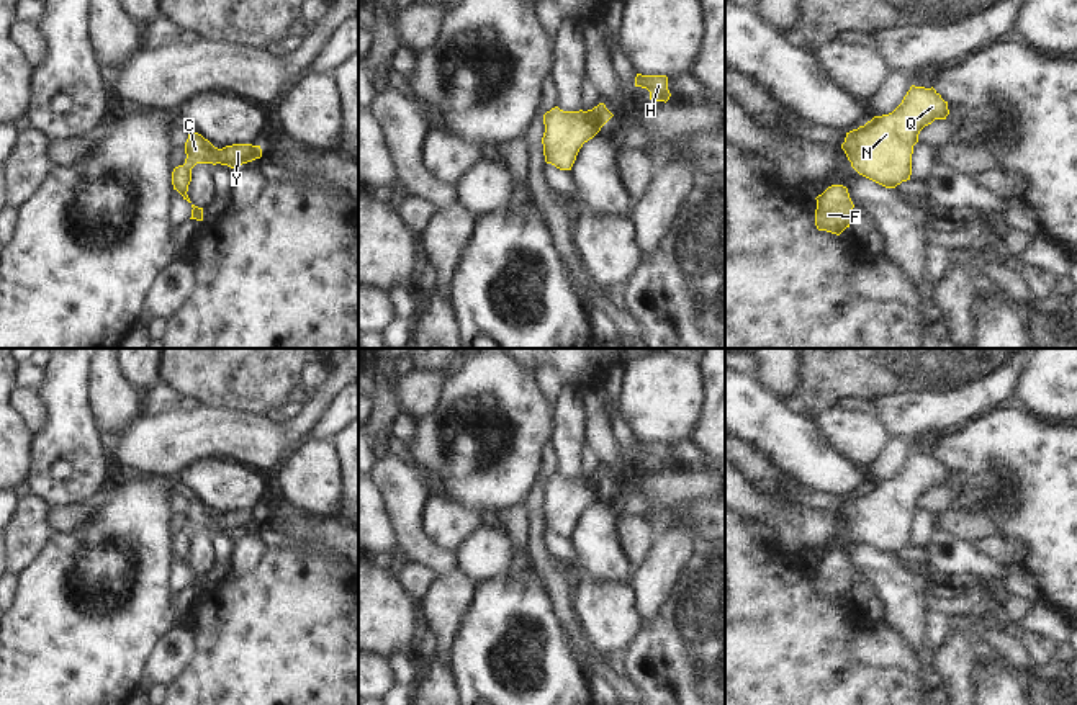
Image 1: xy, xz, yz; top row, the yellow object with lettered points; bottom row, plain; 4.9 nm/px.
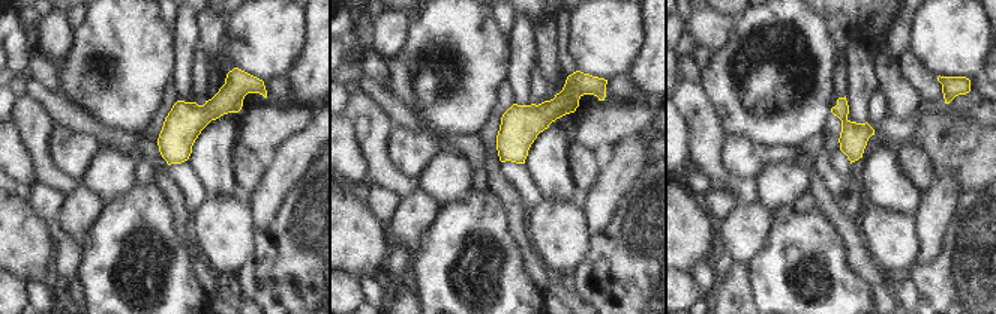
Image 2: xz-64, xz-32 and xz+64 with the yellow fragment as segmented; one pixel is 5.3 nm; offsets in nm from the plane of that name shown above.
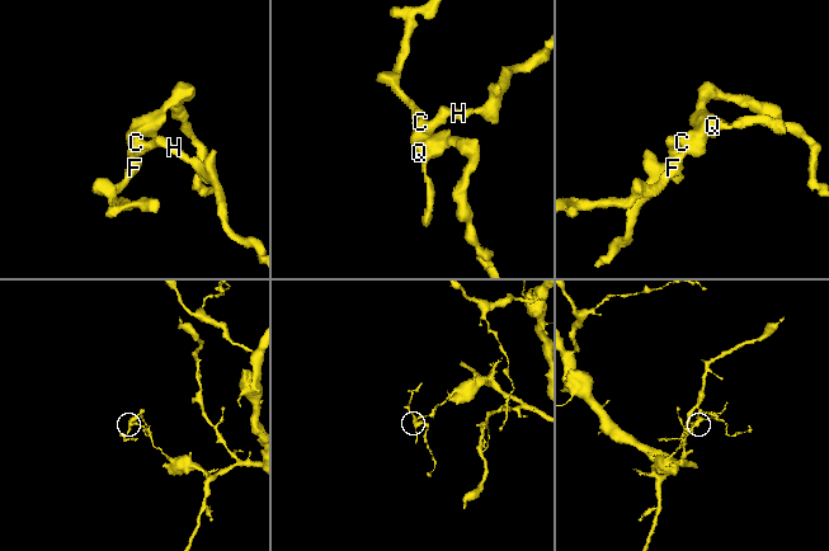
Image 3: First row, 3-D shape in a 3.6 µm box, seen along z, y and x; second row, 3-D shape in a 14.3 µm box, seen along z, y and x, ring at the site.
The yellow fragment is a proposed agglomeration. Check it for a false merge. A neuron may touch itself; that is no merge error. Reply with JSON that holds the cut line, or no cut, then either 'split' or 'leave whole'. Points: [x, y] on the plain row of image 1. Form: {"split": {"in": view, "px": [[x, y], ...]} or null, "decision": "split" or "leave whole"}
{"split": null, "decision": "leave whole"}

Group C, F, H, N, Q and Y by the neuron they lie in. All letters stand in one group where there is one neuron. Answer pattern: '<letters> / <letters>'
C F H N Q Y

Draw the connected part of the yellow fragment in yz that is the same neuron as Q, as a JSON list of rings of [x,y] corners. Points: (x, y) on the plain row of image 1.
[[[912,451],[892,479],[874,483],[846,499],[841,515],[859,541],[895,555],[910,546],[912,520],[920,497],[948,481],[948,468],[933,453]]]

